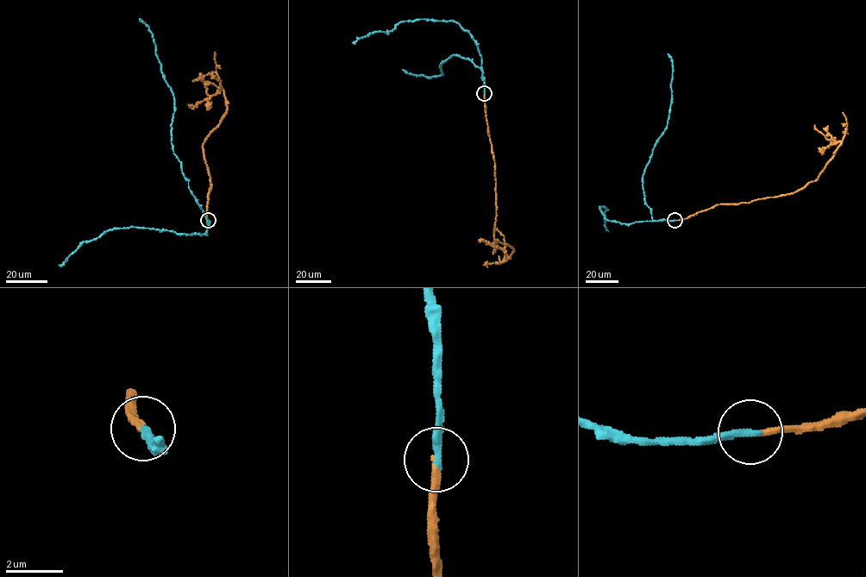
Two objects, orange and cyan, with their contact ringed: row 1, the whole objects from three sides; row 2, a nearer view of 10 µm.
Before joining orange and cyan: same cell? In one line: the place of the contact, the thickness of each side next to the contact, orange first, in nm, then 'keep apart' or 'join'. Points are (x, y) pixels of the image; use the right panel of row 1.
(674, 220) | 200/280 nm | join

